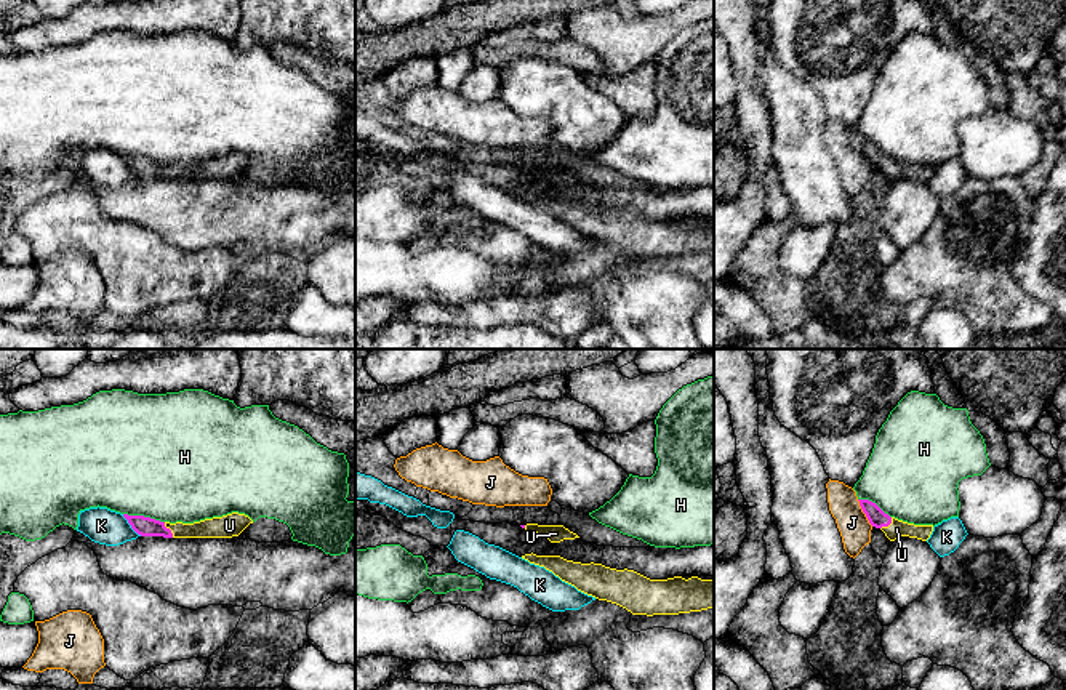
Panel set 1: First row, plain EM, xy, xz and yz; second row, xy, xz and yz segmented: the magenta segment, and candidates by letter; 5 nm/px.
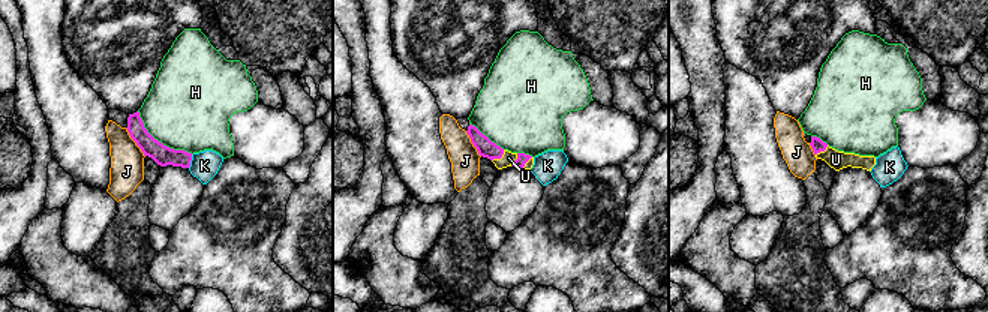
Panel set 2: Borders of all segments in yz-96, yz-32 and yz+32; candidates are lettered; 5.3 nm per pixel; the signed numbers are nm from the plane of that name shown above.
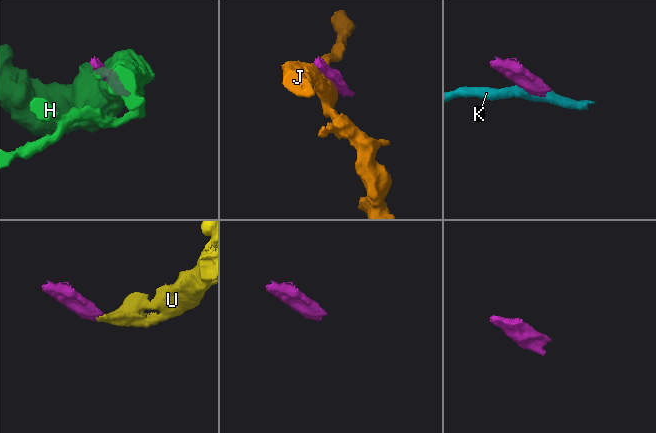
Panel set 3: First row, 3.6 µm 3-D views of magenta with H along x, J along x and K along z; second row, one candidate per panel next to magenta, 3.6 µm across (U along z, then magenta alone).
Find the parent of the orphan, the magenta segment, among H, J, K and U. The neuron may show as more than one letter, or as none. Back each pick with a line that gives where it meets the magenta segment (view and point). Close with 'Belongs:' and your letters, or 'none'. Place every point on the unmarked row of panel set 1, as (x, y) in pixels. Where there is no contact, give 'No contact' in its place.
U: Touches magenta at xy (170, 172)
Belongs: U

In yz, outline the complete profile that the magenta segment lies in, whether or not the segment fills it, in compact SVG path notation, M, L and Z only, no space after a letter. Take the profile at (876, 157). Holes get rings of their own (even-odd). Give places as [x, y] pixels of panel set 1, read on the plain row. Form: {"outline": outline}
{"outline": "M858 141L869 165L880 170L890 183L901 178L917 179L927 183L933 173L933 166L914 166L885 155L876 144L869 141Z"}

